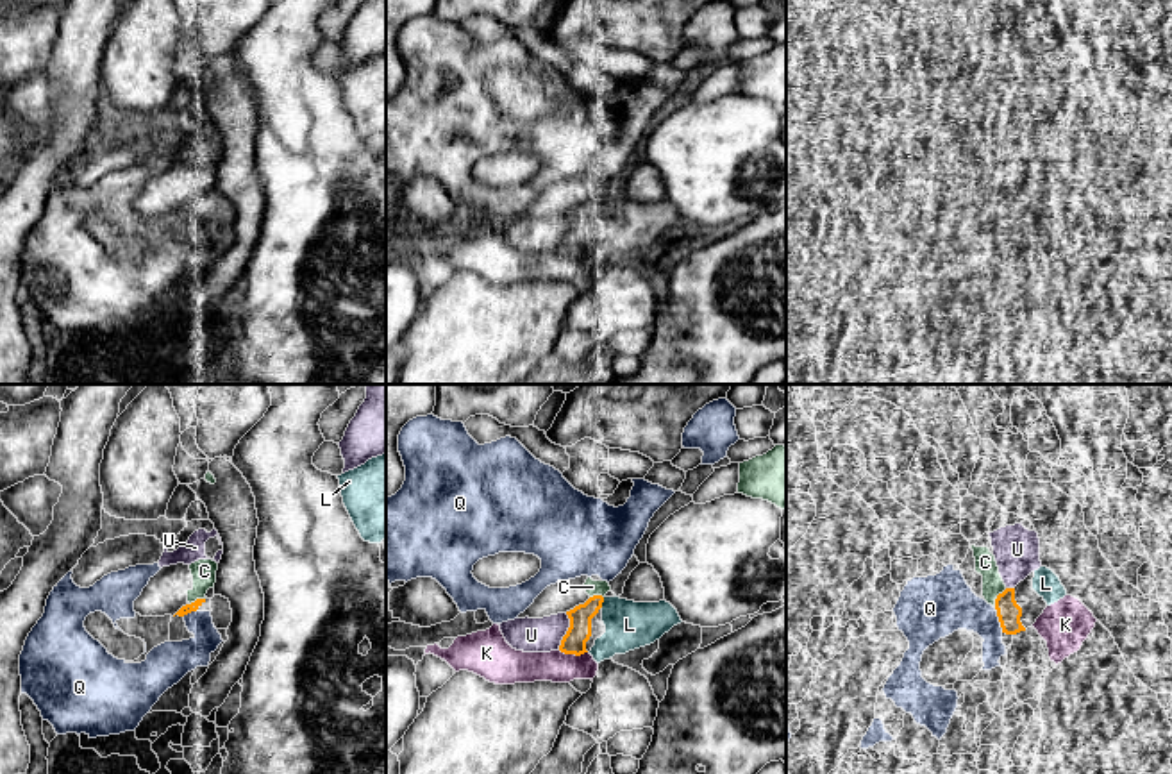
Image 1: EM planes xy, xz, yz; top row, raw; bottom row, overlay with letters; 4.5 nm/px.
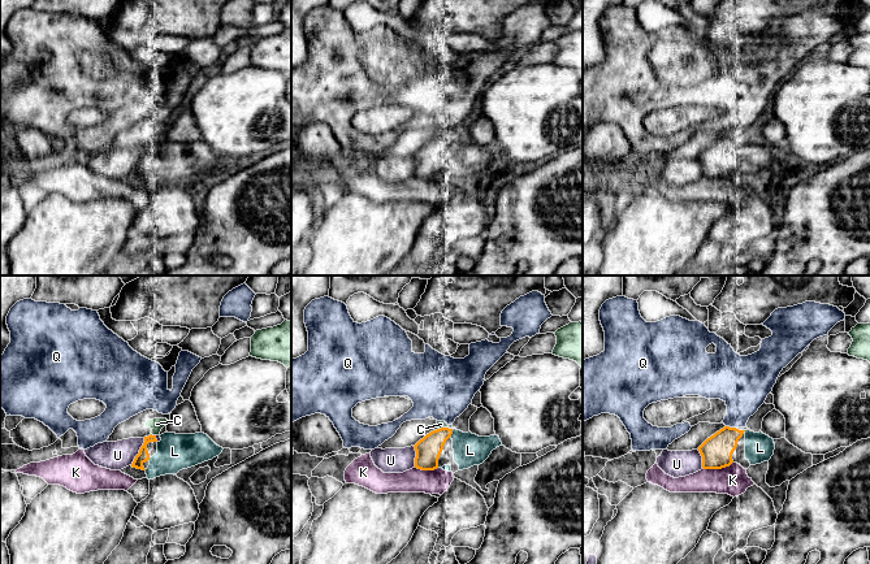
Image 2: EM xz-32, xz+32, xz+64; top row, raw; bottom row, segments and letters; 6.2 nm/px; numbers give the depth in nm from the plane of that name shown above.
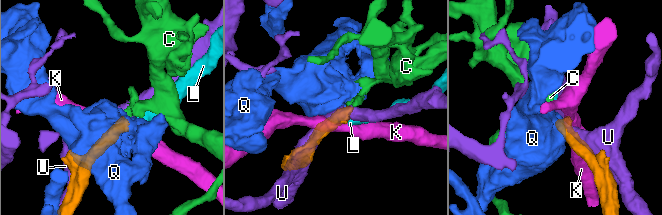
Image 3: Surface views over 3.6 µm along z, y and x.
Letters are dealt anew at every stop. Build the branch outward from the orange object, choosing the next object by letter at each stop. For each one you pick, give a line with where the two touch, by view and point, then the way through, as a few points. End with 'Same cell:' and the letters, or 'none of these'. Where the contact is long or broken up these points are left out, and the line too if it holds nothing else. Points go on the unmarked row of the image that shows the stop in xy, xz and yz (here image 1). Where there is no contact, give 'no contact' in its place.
L: meets orange in xz at (602, 201)
Same cell: L

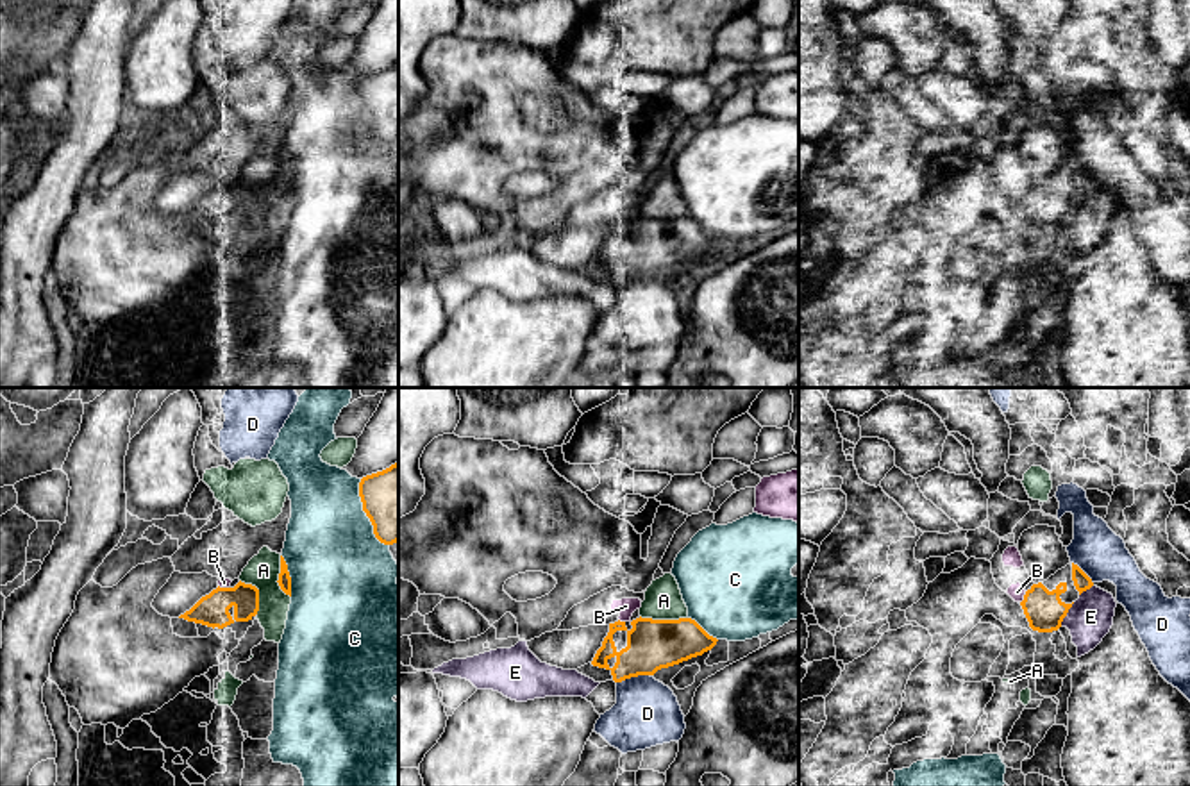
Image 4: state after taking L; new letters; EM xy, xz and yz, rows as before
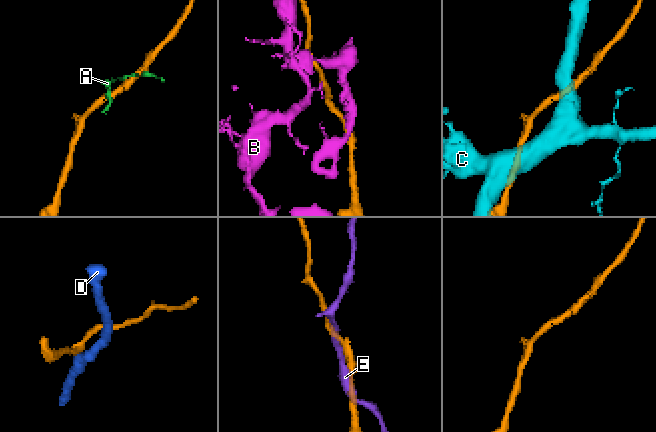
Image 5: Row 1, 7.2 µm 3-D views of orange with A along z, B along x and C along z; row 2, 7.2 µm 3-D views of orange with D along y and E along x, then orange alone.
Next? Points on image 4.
Same cell: none of these

